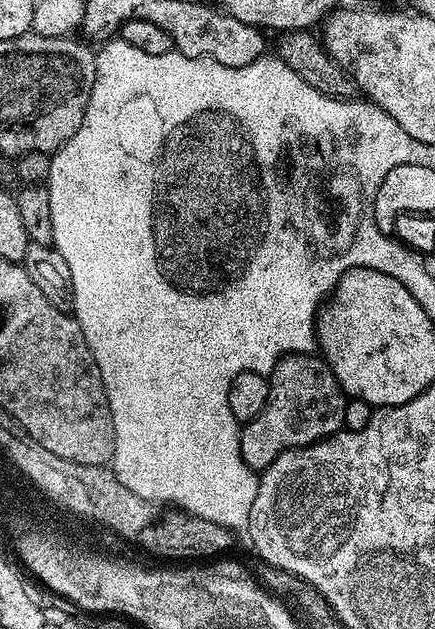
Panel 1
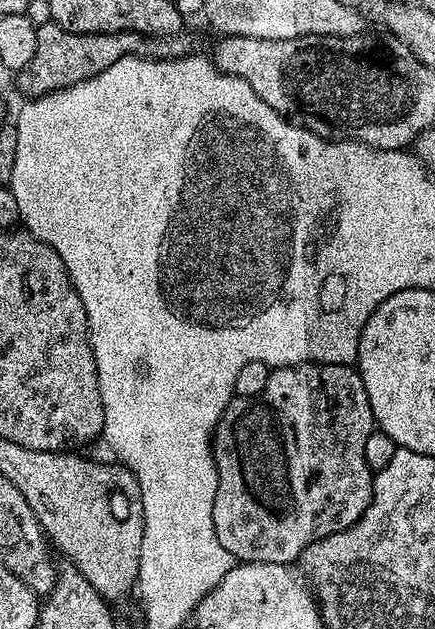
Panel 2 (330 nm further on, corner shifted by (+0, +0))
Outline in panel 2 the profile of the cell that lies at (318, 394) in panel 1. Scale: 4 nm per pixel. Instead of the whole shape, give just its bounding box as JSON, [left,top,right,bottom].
[212,364,374,565]

